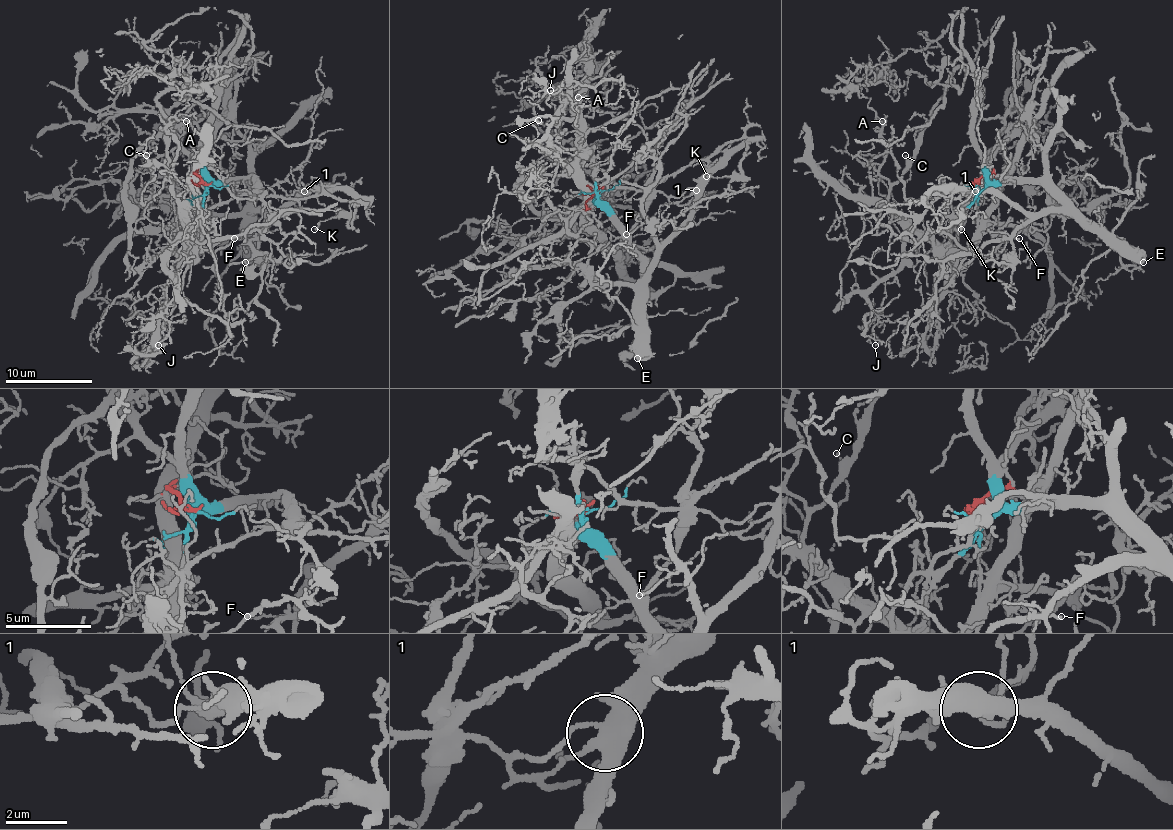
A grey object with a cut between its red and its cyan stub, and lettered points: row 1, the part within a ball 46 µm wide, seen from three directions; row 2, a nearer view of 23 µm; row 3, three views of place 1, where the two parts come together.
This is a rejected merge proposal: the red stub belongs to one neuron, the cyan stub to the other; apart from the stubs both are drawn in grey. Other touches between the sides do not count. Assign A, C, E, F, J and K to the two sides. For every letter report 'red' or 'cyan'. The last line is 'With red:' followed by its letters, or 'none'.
A: red
C: red
E: cyan
F: cyan
J: red
K: cyan
With red: A, C, J

